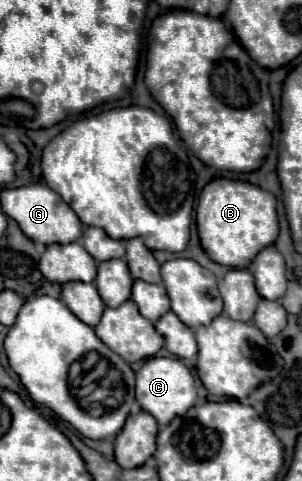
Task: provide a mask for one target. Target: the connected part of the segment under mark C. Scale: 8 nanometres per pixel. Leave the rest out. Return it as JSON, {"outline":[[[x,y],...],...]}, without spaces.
{"outline":[[[150,357],[136,373],[136,401],[158,421],[158,425],[168,425],[174,417],[186,413],[196,403],[194,377],[178,359]]]}

